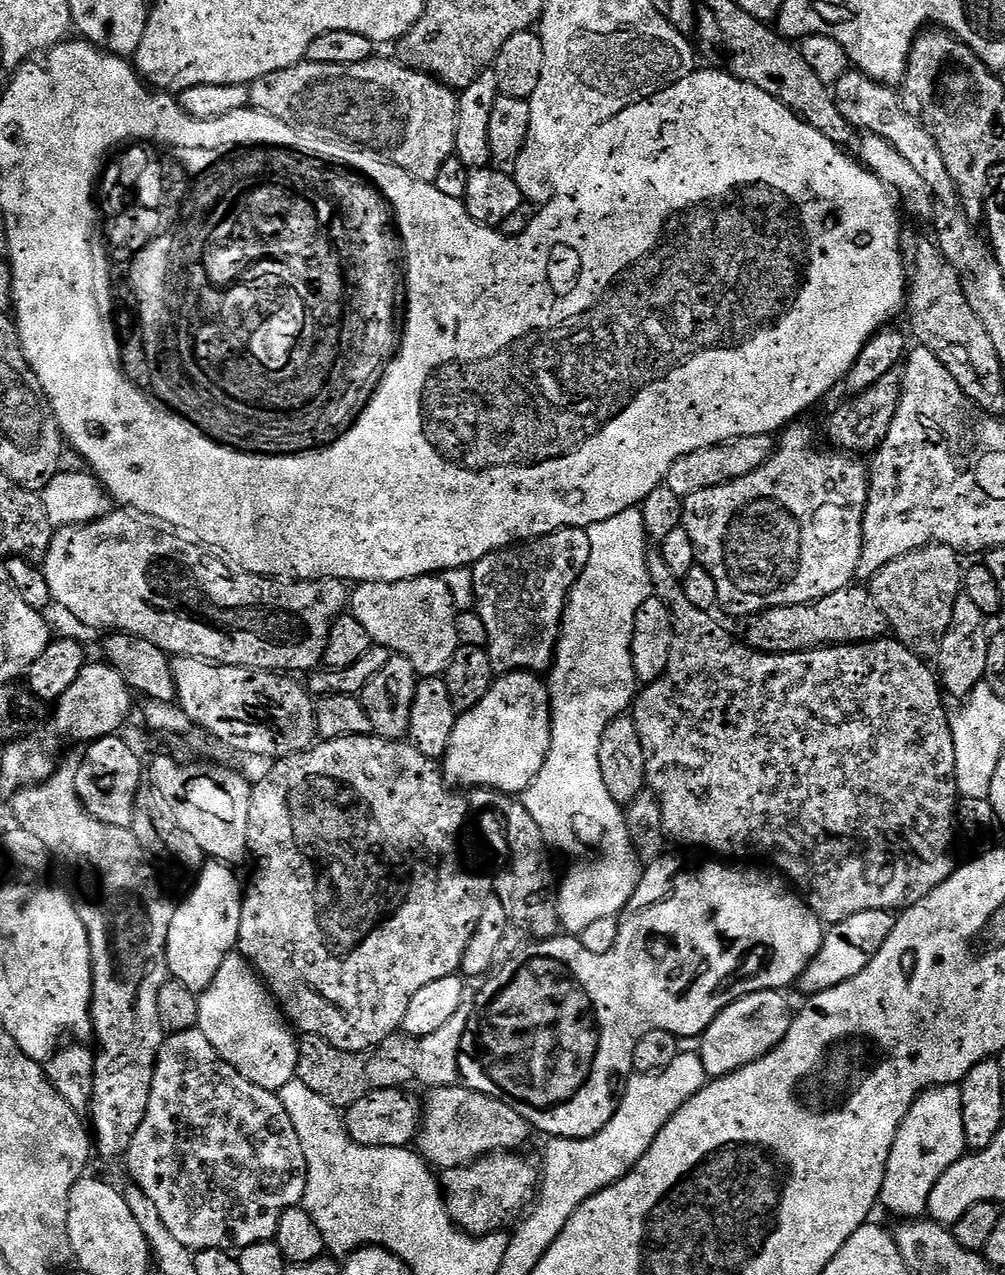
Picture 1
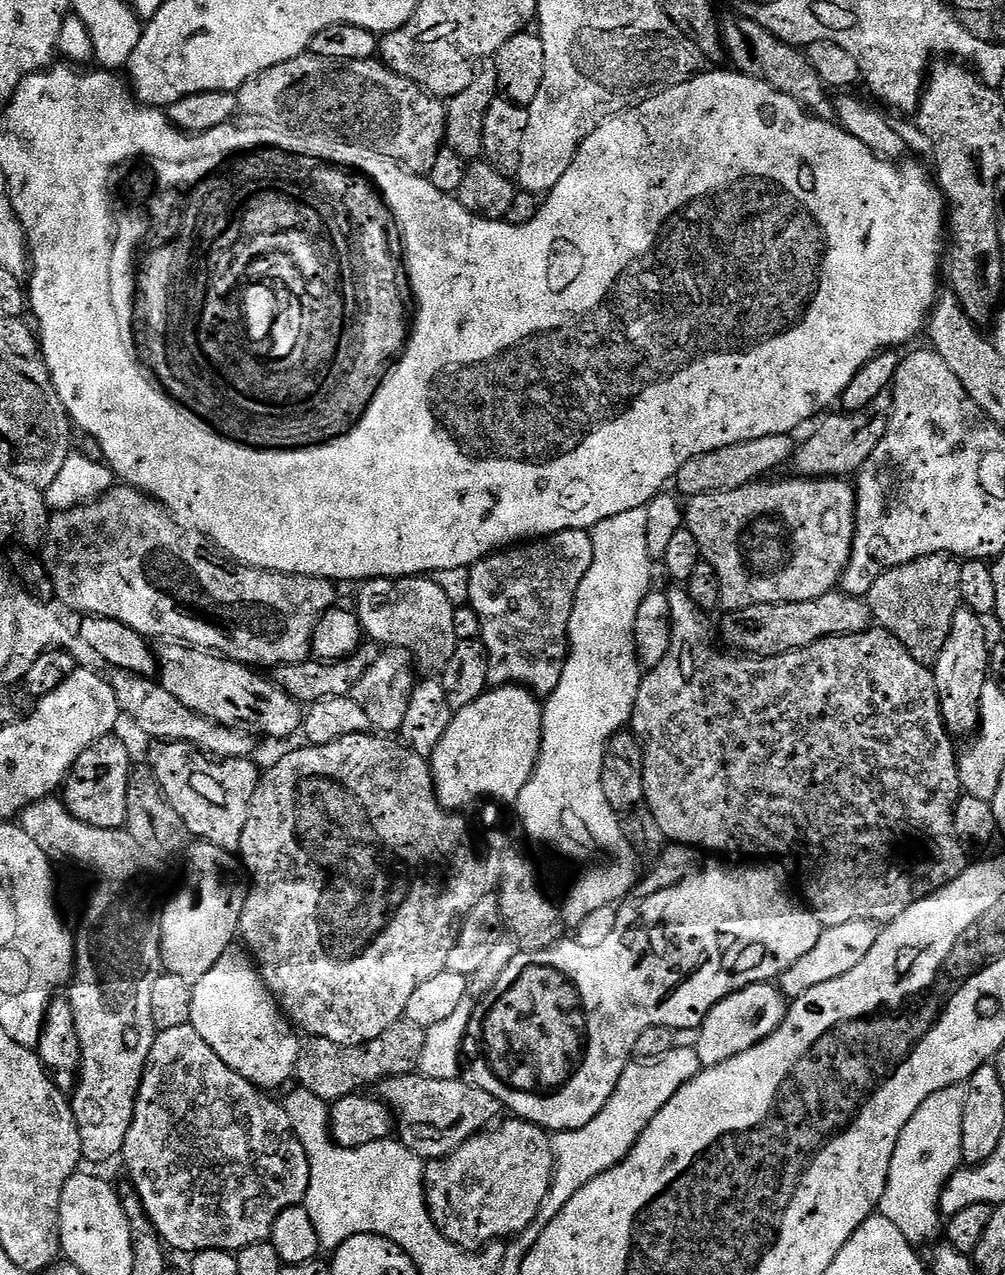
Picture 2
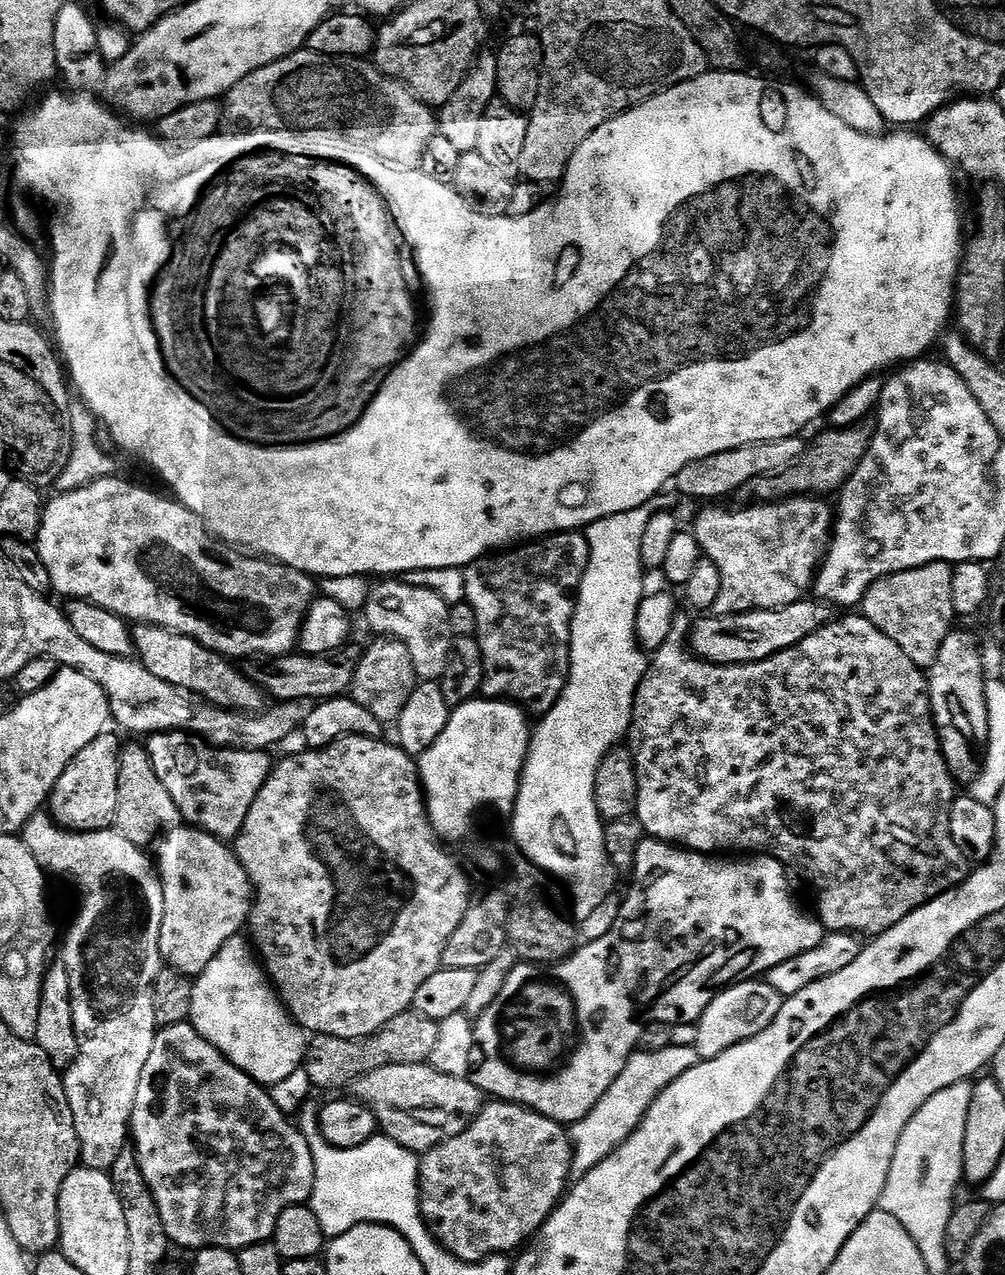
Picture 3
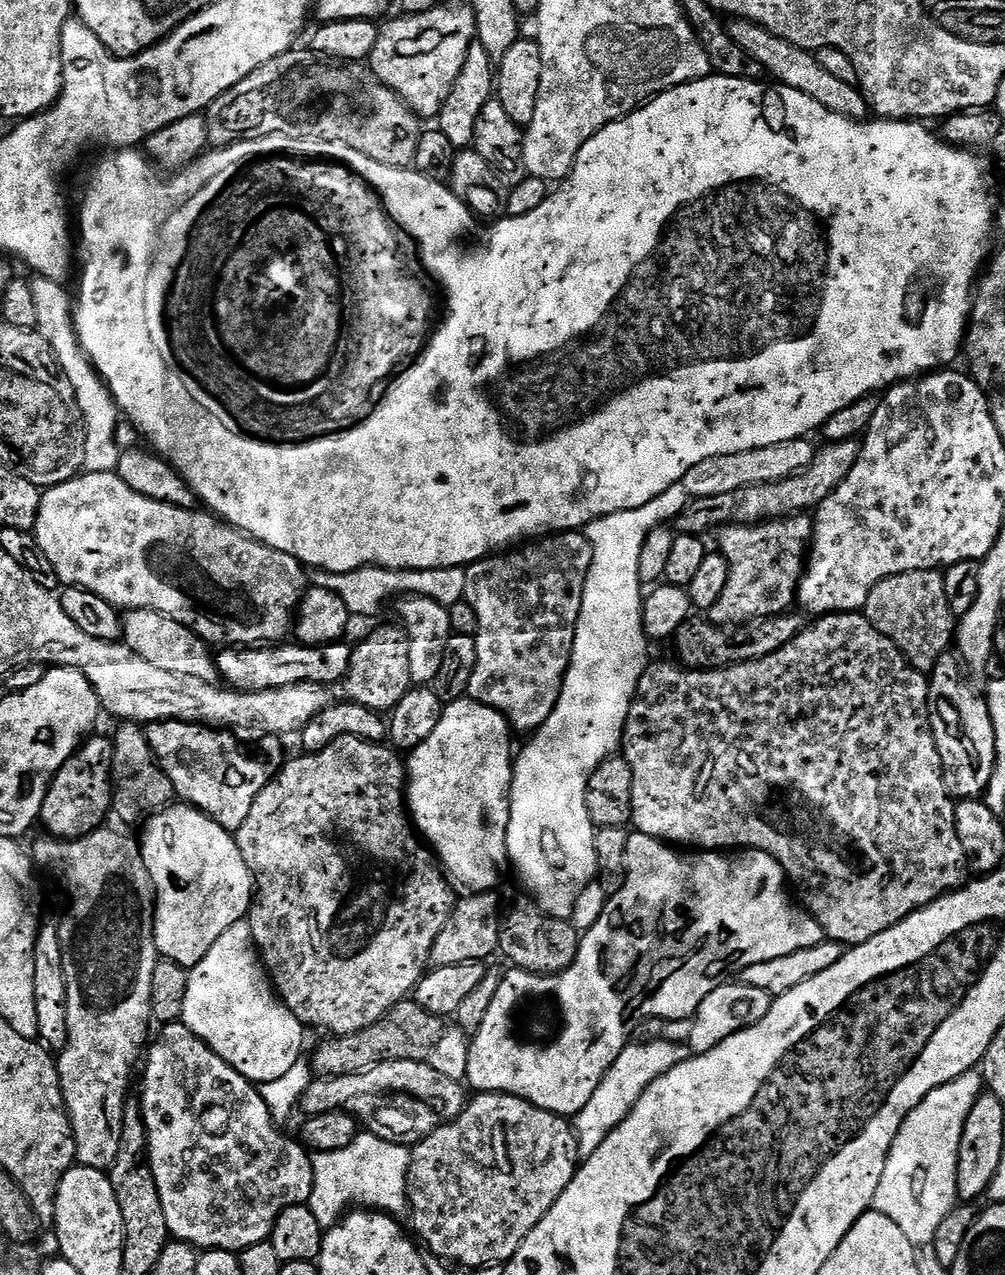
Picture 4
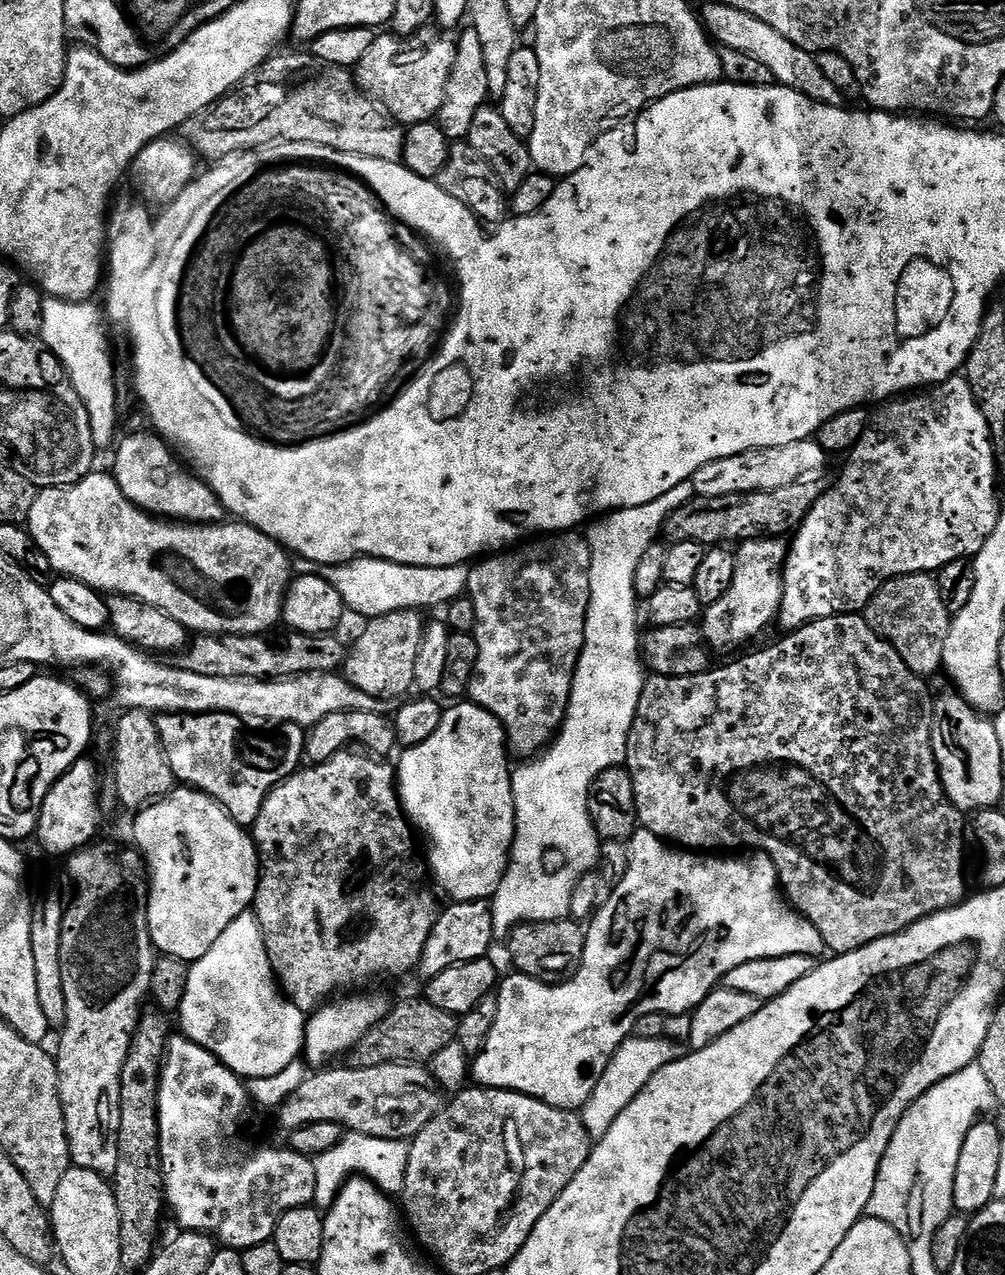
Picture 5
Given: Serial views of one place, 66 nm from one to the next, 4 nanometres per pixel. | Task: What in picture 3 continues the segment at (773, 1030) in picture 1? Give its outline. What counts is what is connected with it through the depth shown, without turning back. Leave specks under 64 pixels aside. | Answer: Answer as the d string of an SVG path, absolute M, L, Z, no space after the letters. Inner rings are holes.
M744 978L729 984L727 988L717 991L710 1006L706 1006L702 1018L694 1025L696 1053L701 1060L718 1058L718 1054L730 1050L730 1046L738 1046L738 1042L754 1038L754 1034L766 1030L766 1026L778 1018L778 1010L784 1002L785 997L780 996L774 986L760 978Z

